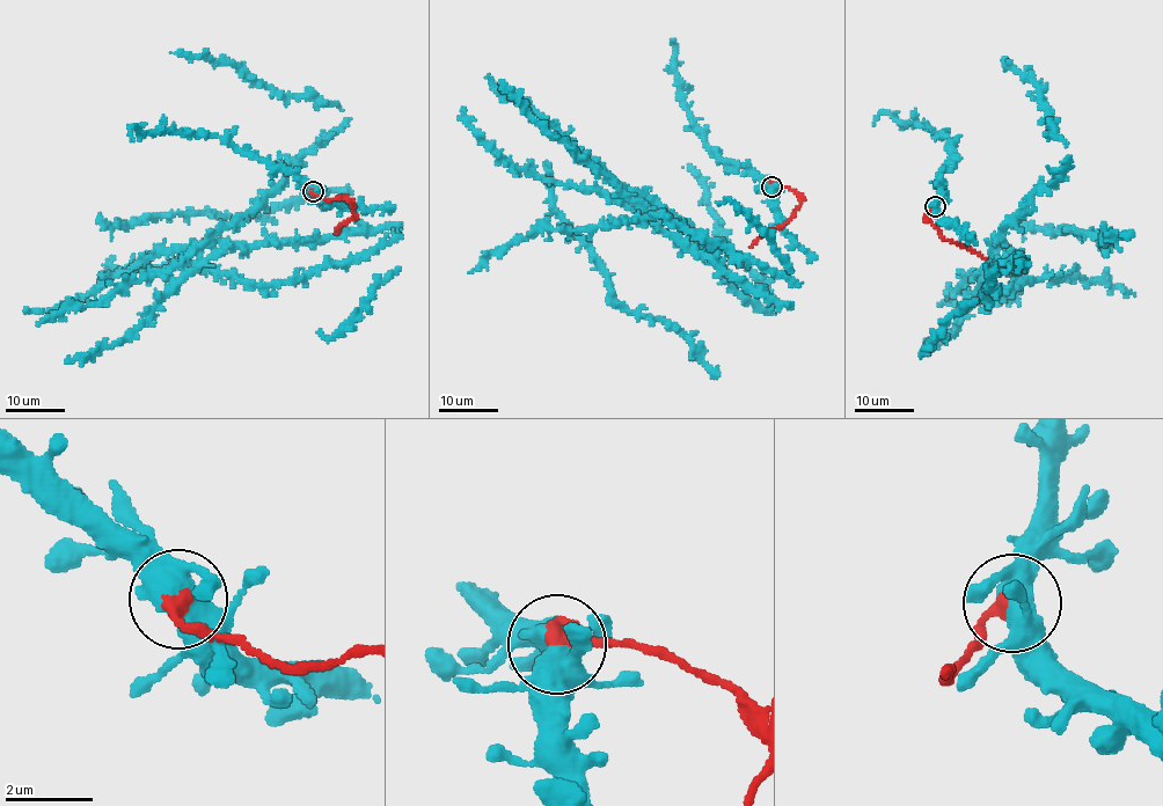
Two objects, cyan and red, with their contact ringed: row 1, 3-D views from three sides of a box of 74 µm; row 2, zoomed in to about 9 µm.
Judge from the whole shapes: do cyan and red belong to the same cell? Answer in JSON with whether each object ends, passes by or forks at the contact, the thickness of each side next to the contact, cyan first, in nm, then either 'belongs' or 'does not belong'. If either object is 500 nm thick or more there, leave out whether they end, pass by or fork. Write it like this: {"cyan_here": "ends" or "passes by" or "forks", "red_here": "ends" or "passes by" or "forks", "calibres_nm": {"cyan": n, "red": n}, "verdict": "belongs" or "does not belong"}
{"cyan_here": "forks", "red_here": "ends", "calibres_nm": {"cyan": 480, "red": 320}, "verdict": "does not belong"}

